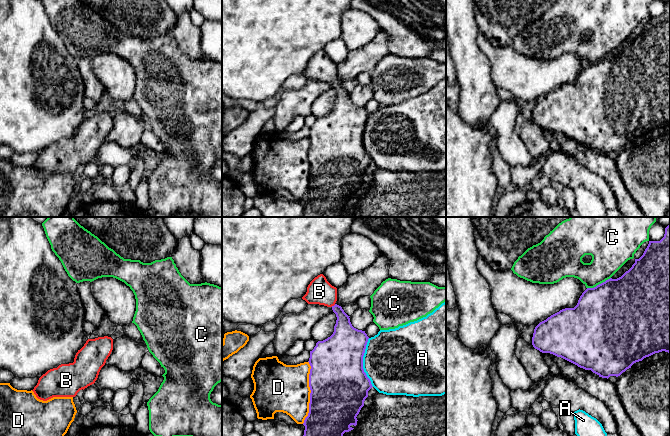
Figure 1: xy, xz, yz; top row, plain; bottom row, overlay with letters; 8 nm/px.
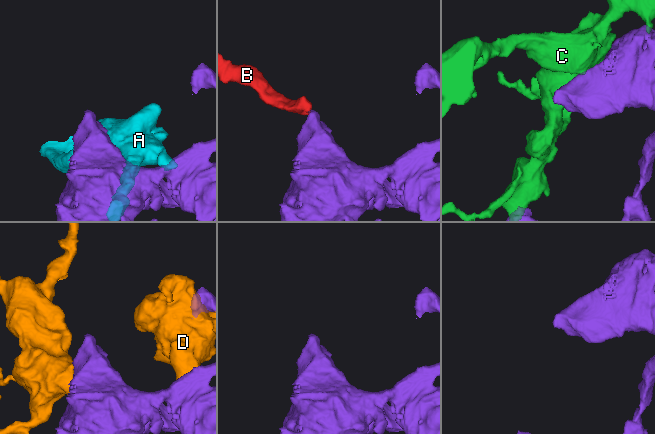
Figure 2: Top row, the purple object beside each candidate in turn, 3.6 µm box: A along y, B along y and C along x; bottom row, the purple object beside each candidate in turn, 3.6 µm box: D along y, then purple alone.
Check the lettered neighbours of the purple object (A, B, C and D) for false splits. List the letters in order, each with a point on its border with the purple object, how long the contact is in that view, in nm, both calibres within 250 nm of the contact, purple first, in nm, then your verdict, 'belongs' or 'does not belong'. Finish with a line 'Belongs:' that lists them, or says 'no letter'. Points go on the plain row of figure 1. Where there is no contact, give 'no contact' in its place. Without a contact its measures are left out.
A: xz (362, 138) | 400 nm | 460/480 nm | does not belong
B: xz (334, 81) | 40 nm | 180/200 nm | belongs
C: yz (599, 60) | 220 nm | 500/280 nm | does not belong
D: xz (311, 168) | 500 nm | 460/380 nm | does not belong
Belongs: B

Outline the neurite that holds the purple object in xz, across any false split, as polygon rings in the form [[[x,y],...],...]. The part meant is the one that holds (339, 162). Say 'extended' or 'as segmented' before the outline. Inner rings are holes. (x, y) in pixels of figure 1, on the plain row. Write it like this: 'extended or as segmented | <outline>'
extended | [[[323,50],[315,53],[302,73],[308,80],[331,83],[337,96],[333,110],[323,117],[318,117],[310,127],[309,150],[310,179],[309,189],[305,194],[303,217],[346,217],[345,208],[357,201],[357,191],[364,182],[368,167],[373,163],[363,145],[363,132],[369,113],[365,107],[354,104],[341,82],[336,80],[337,64],[332,62]]]

